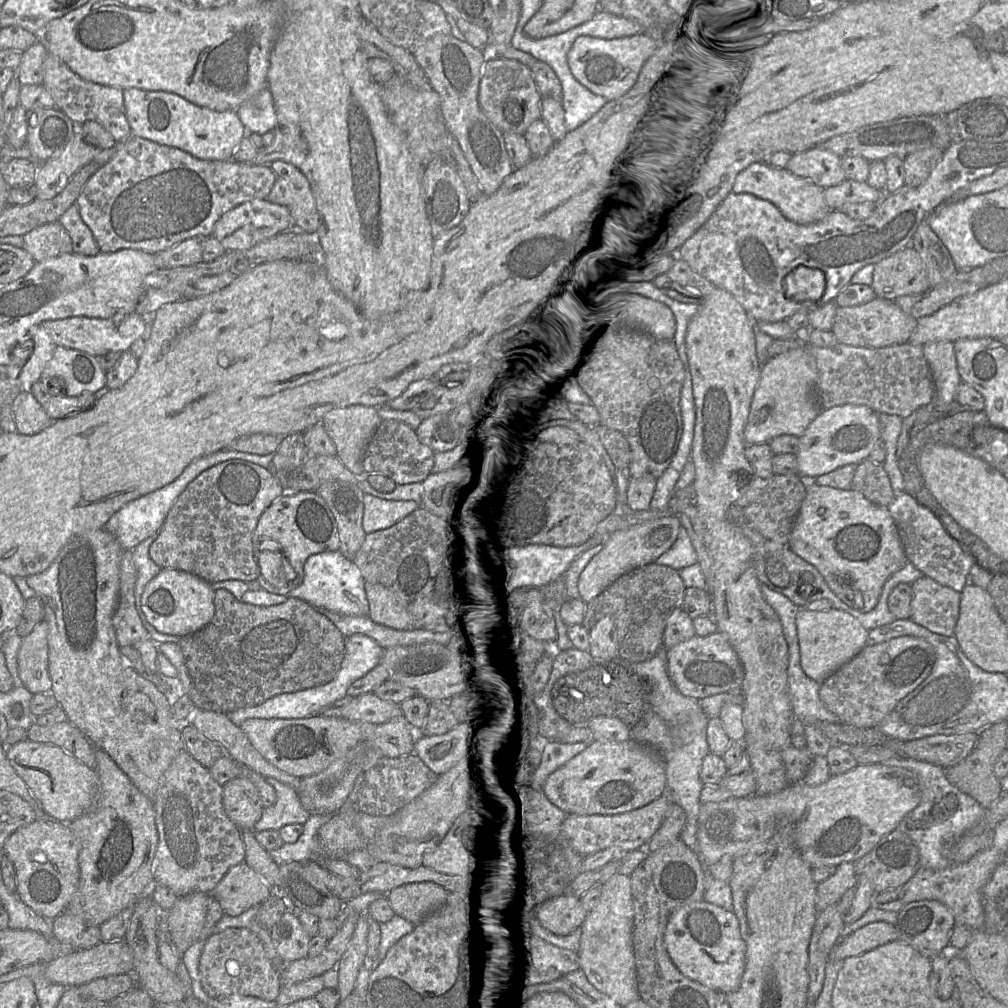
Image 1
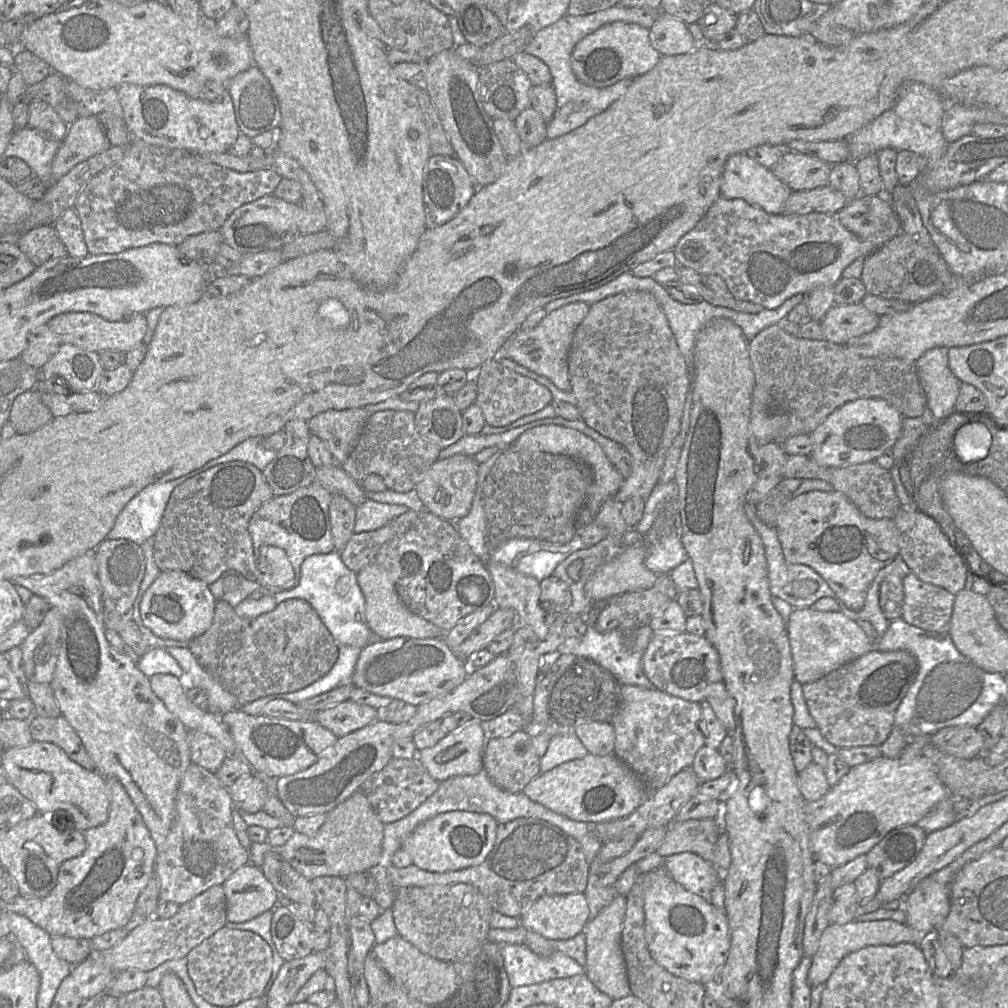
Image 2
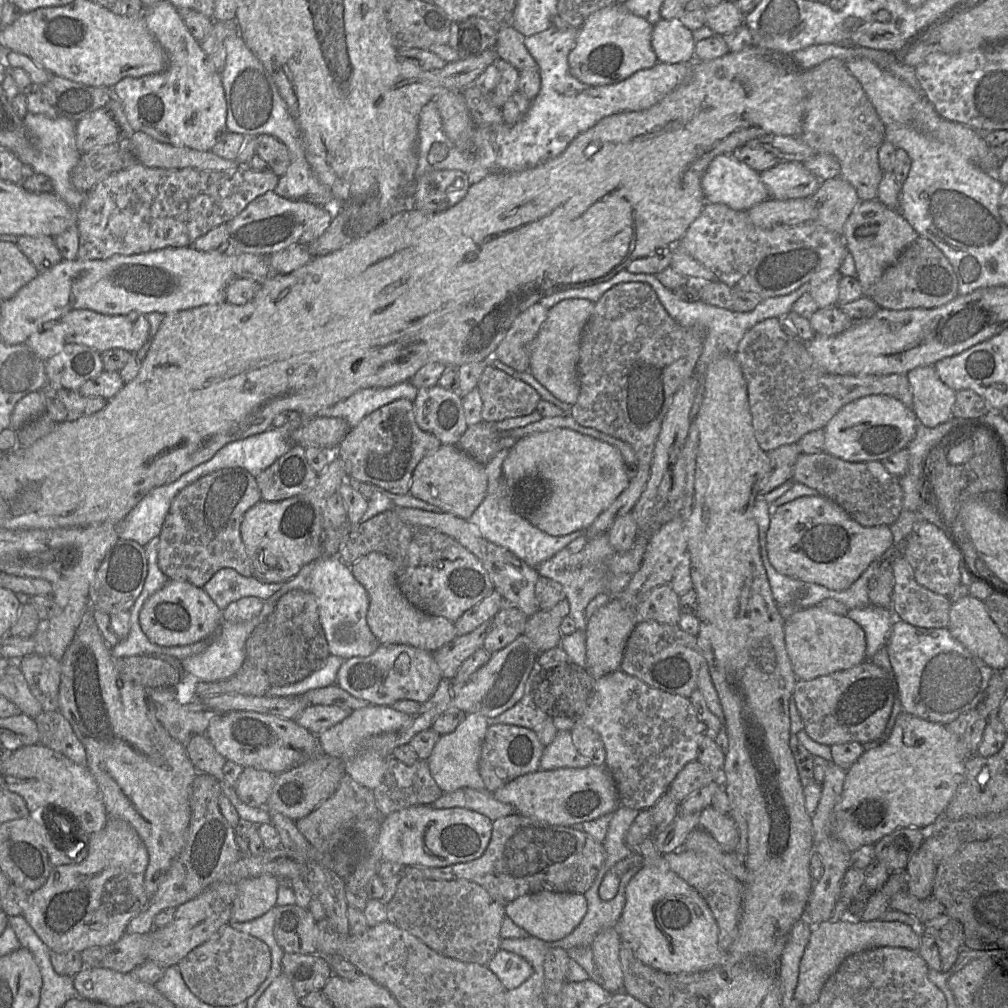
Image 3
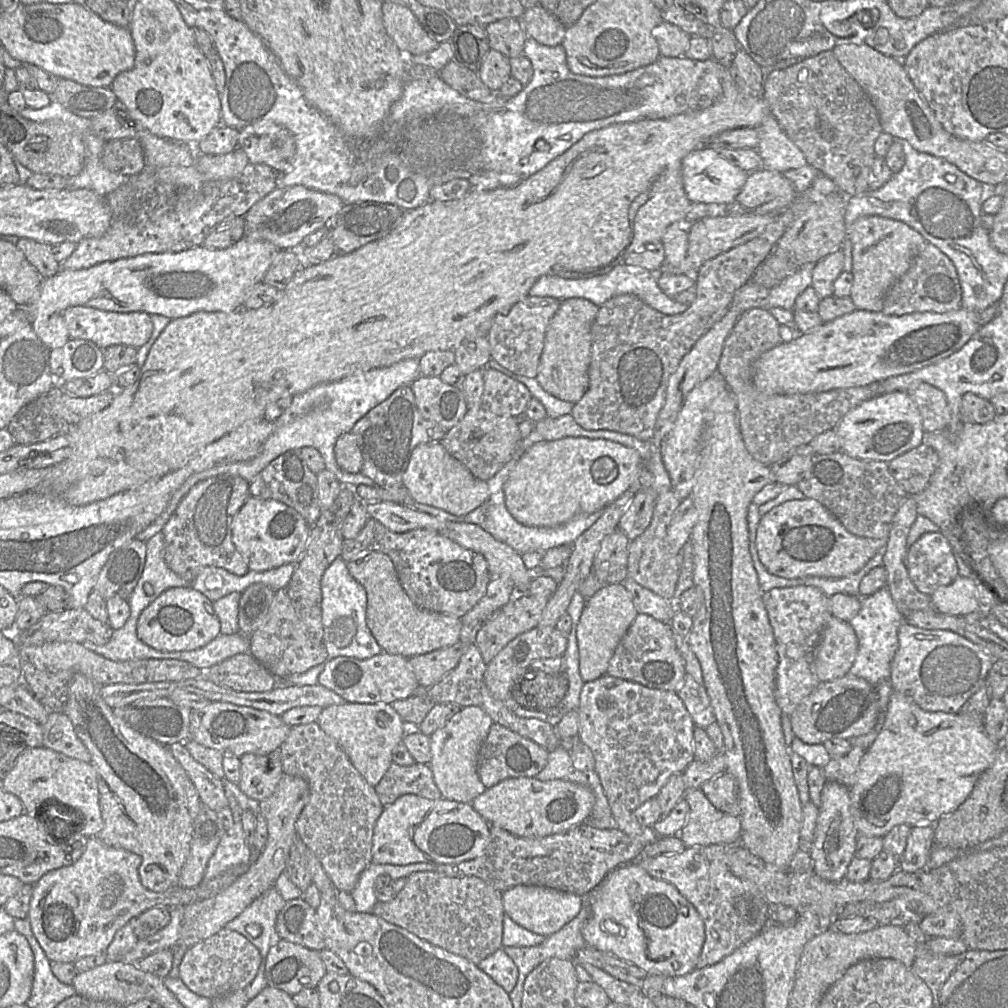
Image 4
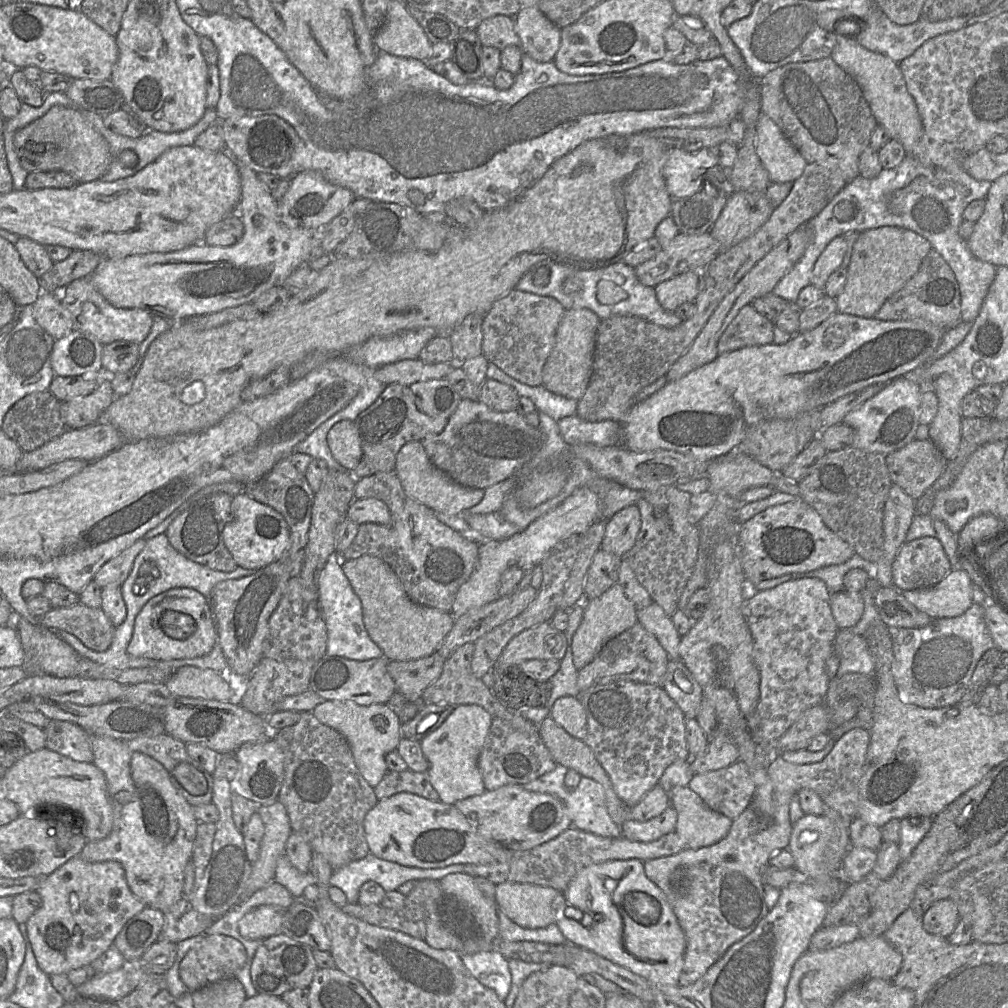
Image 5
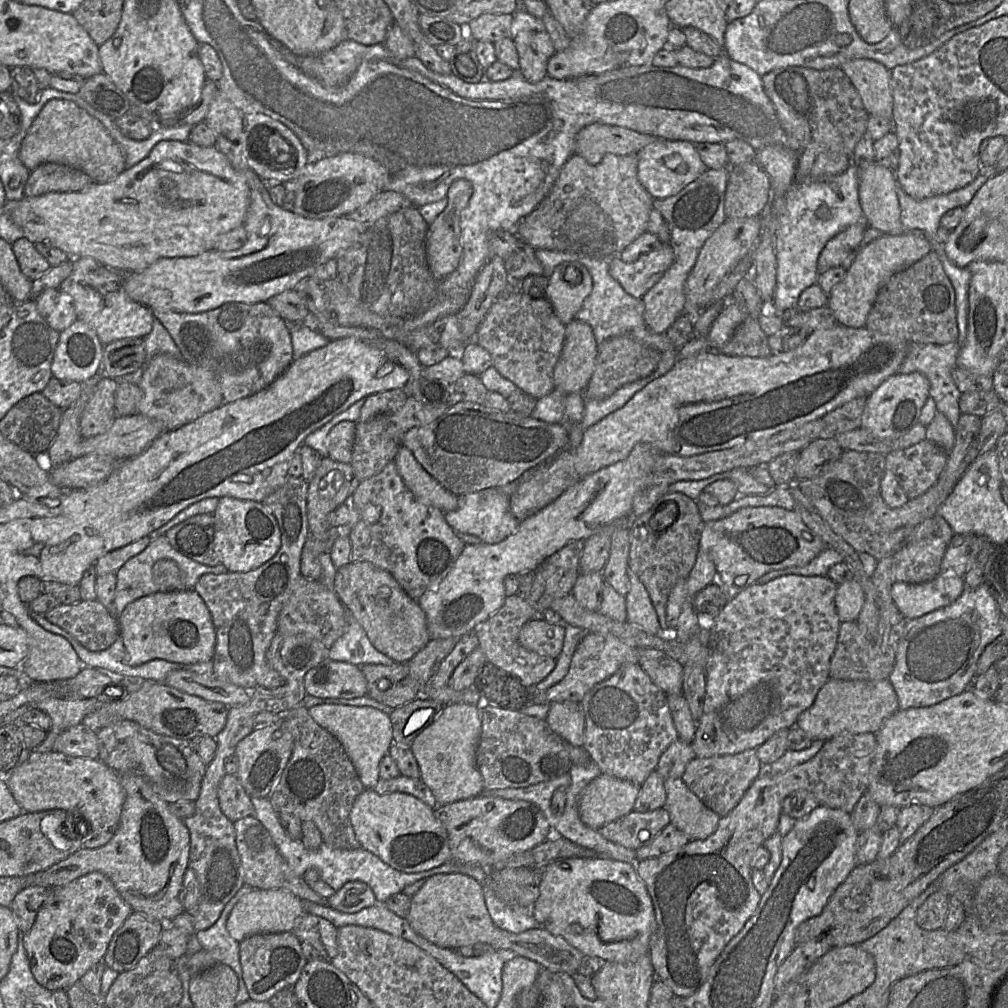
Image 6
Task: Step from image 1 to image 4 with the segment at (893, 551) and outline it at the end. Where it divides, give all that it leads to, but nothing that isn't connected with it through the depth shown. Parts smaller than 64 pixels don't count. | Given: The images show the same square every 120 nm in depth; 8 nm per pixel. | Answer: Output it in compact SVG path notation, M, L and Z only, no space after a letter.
M813 499L803 500L789 500L779 506L774 507L772 510L761 516L757 532L756 532L756 548L760 561L768 570L769 573L788 579L796 579L802 577L823 577L838 579L857 573L861 570L866 563L878 552L883 551L887 540L875 540L870 538L858 537L848 532L841 522L829 512L820 502Z

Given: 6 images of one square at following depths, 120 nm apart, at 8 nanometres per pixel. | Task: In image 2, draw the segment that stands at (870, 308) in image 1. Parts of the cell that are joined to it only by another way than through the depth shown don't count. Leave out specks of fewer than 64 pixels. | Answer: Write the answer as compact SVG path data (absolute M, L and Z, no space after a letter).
M861 302L834 305L820 321L824 340L845 345L872 332L880 316L868 310Z

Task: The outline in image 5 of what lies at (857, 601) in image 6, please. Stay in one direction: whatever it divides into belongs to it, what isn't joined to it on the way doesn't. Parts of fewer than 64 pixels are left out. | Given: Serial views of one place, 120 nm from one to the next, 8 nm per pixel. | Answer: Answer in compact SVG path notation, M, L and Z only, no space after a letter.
M842 589L831 593L831 610L838 628L840 630L852 628L859 622L864 612L862 592Z

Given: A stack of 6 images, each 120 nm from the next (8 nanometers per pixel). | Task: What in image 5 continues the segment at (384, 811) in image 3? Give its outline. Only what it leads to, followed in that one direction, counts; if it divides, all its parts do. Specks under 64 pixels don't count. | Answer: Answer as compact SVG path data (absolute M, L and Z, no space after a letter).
M388 771L374 787L378 800L399 792L413 793L431 801L439 801L439 795L429 781L427 772Z

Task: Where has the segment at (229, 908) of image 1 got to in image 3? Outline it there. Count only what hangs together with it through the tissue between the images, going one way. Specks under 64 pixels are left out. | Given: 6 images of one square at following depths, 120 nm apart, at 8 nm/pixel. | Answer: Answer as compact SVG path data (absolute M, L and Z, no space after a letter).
M273 875L247 878L237 884L230 921L248 922L276 906L279 880Z

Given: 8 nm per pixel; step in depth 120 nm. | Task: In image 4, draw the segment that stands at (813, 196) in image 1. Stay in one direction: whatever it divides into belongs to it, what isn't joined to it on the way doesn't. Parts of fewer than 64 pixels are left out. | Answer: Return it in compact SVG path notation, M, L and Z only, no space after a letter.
M700 147L688 153L682 160L683 187L691 202L702 202L711 206L732 206L743 188L748 173L730 164L712 147Z

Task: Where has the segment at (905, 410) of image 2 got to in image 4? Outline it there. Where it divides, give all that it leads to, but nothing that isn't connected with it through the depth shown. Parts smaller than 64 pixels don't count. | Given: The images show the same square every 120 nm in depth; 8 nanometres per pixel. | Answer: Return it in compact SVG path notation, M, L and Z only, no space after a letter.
M758 307L741 312L725 340L718 364L718 372L736 399L744 445L755 460L769 467L794 448L807 445L817 435L835 428L852 408L879 396L877 383L821 393L768 395L760 392L752 380L752 365L762 354L783 343L779 325L766 309Z

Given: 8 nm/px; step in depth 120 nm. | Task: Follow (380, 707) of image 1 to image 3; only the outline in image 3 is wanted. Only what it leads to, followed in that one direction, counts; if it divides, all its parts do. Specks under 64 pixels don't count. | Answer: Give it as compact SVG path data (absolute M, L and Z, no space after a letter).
M308 705L294 721L317 735L348 717L353 710L333 705Z

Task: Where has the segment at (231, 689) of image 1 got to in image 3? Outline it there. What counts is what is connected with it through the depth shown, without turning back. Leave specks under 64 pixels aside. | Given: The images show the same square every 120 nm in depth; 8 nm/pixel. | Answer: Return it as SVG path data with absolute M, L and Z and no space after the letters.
M296 589L283 594L272 612L247 638L245 655L246 660L266 674L271 686L287 686L300 682L322 667L330 652L315 597L309 592Z

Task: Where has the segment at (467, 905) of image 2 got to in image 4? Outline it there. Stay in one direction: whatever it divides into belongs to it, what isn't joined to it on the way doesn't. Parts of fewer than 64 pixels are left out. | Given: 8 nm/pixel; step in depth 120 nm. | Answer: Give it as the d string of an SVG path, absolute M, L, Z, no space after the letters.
M435 871L412 873L395 898L377 902L372 914L476 965L503 947L502 892L476 876L449 877Z

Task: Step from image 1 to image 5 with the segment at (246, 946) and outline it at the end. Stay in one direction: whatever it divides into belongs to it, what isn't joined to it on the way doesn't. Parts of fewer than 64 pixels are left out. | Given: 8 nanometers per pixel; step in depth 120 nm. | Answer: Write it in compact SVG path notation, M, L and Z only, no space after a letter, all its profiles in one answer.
M225 935L205 936L180 963L179 975L189 992L218 980L235 977L247 960L244 945Z

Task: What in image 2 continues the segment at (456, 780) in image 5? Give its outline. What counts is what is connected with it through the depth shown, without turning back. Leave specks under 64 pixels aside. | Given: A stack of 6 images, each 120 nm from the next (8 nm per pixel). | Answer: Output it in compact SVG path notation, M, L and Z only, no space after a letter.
M473 719L448 733L433 747L417 750L416 757L420 759L432 778L442 782L453 776L476 775L483 769L485 737L481 721Z

